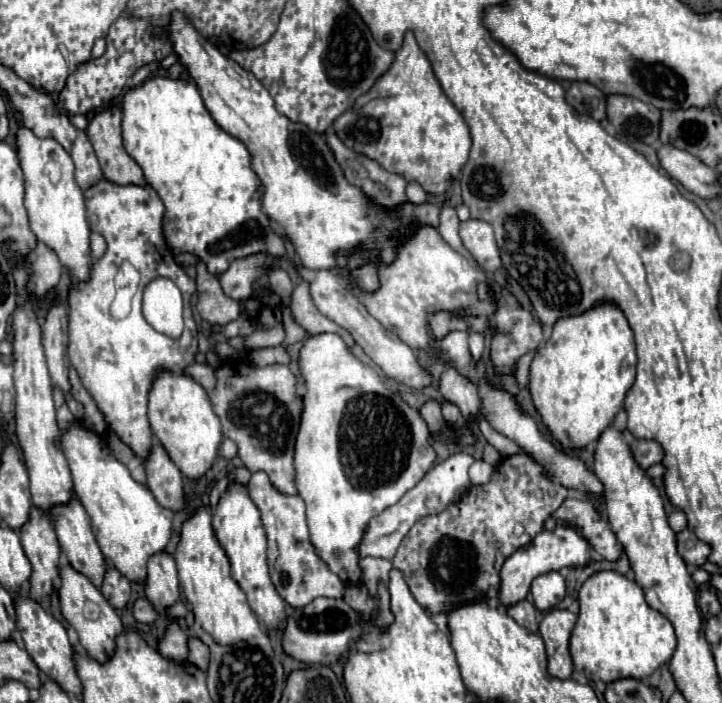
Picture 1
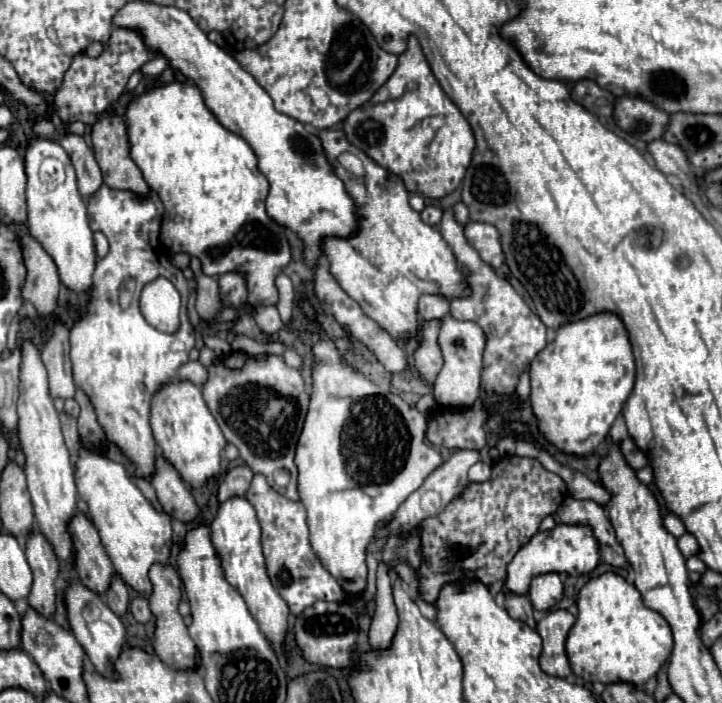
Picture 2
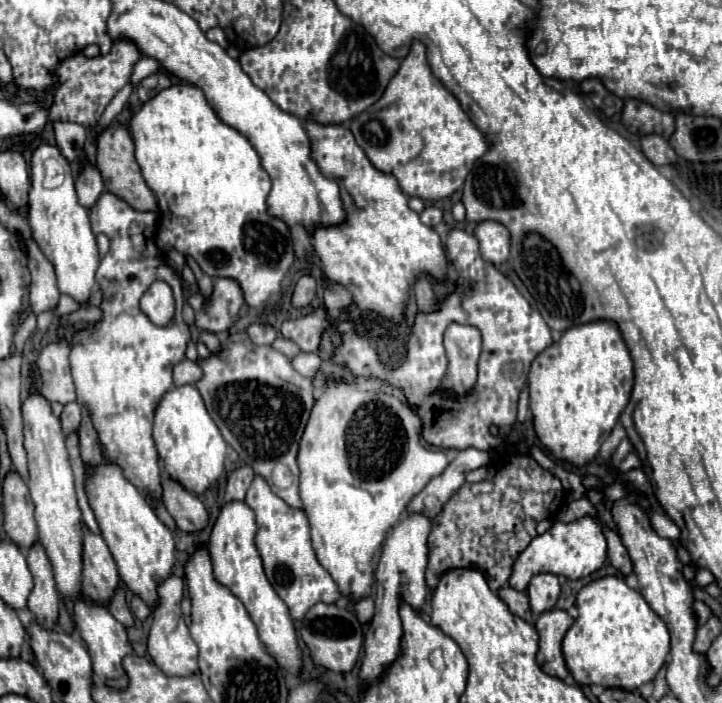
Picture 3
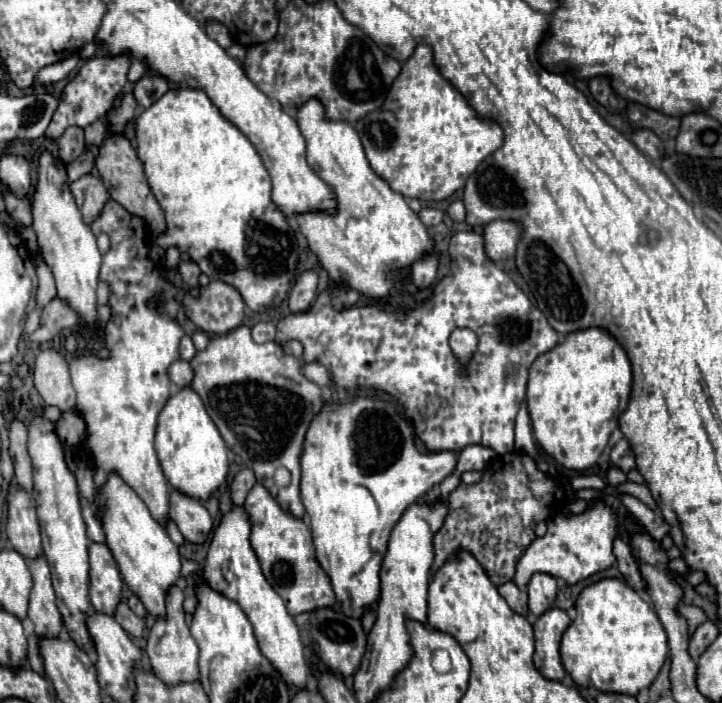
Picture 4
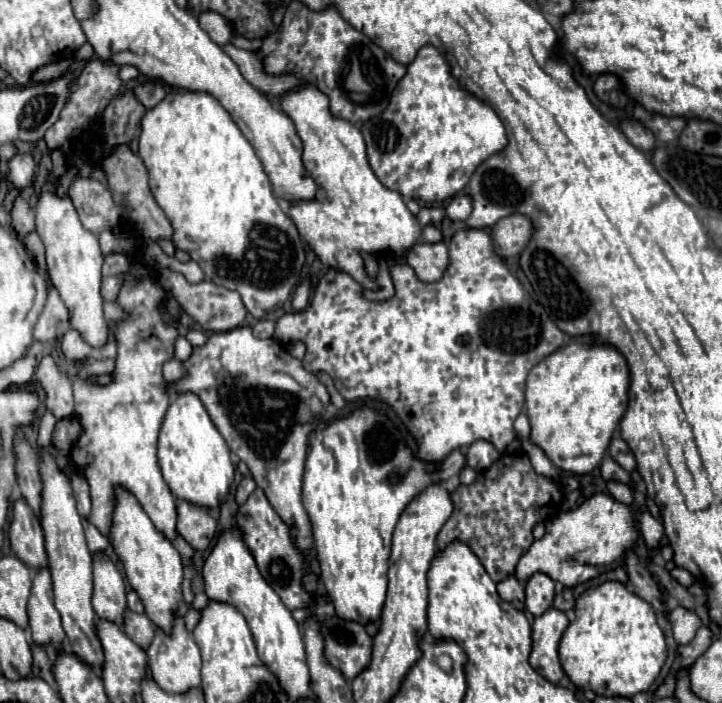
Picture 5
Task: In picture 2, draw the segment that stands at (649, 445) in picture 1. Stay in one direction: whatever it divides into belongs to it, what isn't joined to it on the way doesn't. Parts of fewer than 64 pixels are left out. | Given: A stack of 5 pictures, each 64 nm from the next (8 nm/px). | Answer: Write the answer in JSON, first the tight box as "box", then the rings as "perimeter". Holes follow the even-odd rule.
{"box":[622,438,650,470],"perimeter":[[[632,438],[622,440],[622,452],[624,452],[624,458],[628,460],[628,464],[632,464],[632,468],[636,468],[636,470],[642,470],[644,466],[650,464],[646,452],[642,452]]]}

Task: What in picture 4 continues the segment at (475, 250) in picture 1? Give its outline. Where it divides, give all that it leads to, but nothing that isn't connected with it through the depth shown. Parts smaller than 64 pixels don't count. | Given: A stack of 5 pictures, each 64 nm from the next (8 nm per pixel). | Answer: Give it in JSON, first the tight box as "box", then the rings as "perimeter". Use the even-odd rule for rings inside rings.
{"box":[482,220,520,262],"perimeter":[[[508,220],[488,222],[482,230],[486,256],[494,262],[512,258],[516,252],[516,240],[520,238],[520,226]]]}

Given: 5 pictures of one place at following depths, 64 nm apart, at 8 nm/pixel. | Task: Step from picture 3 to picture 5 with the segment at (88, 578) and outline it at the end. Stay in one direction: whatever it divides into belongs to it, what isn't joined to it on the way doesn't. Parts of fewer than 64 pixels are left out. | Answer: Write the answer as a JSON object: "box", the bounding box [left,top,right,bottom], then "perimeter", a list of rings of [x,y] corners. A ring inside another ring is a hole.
{"box":[92,552,126,624],"perimeter":[[[96,552],[92,556],[92,562],[94,562],[94,596],[92,596],[94,612],[102,620],[112,620],[120,624],[126,608],[124,578],[104,552]]]}

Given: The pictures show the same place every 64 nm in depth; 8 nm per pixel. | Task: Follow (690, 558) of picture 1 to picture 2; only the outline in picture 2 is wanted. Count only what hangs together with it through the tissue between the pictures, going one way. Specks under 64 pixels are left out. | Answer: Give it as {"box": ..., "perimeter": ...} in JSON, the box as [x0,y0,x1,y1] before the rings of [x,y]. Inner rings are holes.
{"box":[678,532,700,558],"perimeter":[[[688,532],[678,538],[678,548],[680,548],[680,552],[682,552],[686,558],[698,556],[698,552],[700,552],[700,546],[698,546],[696,538],[694,538],[692,534],[688,534]]]}

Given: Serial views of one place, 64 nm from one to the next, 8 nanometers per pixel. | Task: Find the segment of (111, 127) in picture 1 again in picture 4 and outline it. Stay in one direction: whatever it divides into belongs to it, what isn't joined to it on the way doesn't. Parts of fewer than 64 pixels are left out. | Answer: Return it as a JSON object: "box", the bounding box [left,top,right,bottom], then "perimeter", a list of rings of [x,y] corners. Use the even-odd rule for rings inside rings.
{"box":[96,132,166,236],"perimeter":[[[112,132],[106,134],[106,138],[104,138],[102,146],[100,146],[100,154],[96,158],[96,168],[100,172],[100,178],[104,180],[104,186],[106,186],[108,194],[118,204],[122,204],[128,212],[144,218],[154,236],[164,232],[164,228],[166,228],[164,212],[162,212],[160,204],[156,202],[152,190],[148,188],[148,182],[146,182],[146,176],[144,176],[144,168],[142,168],[142,162],[138,160],[138,156],[136,156],[136,150],[132,148],[130,140],[124,134],[112,134]]]}

